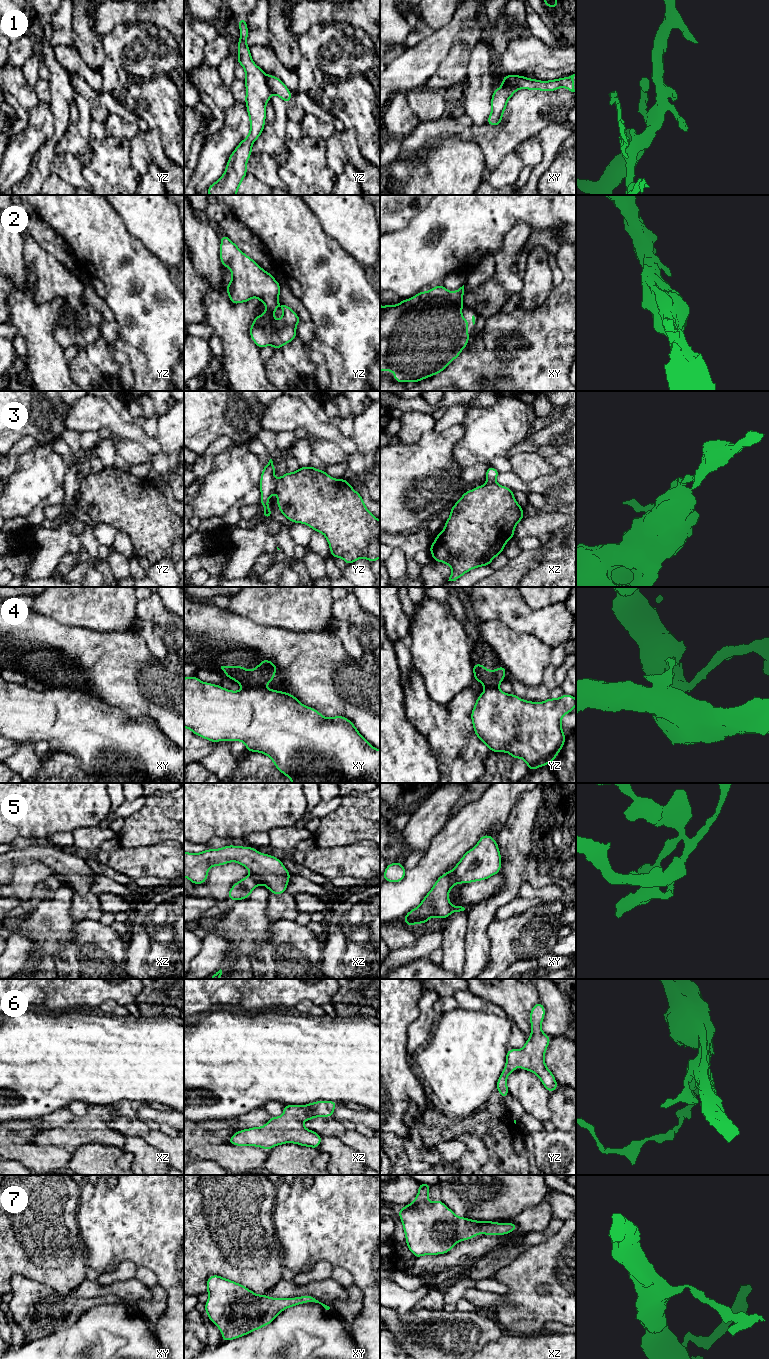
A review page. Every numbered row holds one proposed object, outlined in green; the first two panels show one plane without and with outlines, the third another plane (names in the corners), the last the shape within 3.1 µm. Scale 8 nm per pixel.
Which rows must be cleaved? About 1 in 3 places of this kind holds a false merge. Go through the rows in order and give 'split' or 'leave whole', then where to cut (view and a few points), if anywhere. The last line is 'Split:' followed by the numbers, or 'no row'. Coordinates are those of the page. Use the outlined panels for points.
1: split; cut in yz along (265, 75), (268, 88), (272, 93)
2: leave whole; no cut
3: split; cut in yz along (277, 479), (274, 491)
4: split; cut in xy along (261, 686), (243, 689)
5: split; cut in xy along (450, 871), (454, 884)
6: leave whole; no cut
7: leave whole; no cut
Split: 1, 3, 4, 5

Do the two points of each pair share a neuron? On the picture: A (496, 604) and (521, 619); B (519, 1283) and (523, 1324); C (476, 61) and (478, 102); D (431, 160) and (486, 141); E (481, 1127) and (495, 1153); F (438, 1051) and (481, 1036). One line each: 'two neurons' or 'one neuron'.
A: one neuron
B: one neuron
C: one neuron
D: two neurons
E: one neuron
F: one neuron

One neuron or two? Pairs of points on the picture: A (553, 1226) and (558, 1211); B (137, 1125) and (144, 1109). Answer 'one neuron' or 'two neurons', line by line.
A: two neurons
B: two neurons

